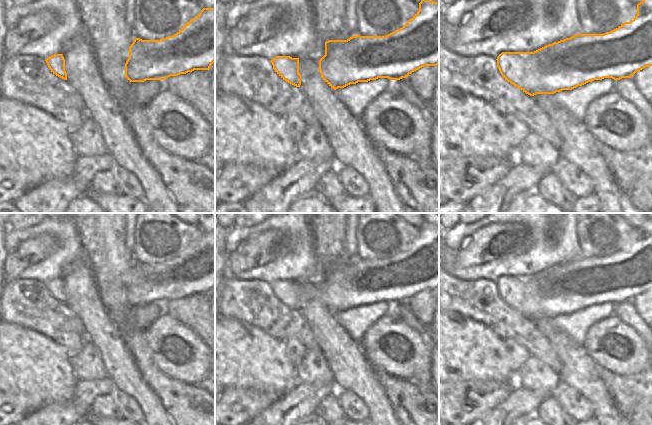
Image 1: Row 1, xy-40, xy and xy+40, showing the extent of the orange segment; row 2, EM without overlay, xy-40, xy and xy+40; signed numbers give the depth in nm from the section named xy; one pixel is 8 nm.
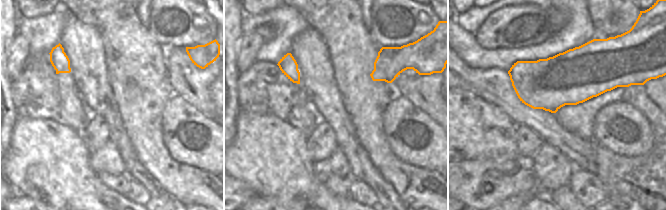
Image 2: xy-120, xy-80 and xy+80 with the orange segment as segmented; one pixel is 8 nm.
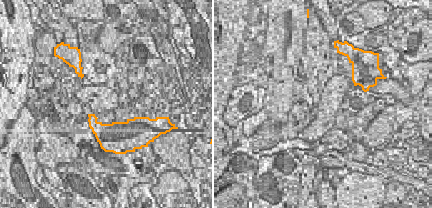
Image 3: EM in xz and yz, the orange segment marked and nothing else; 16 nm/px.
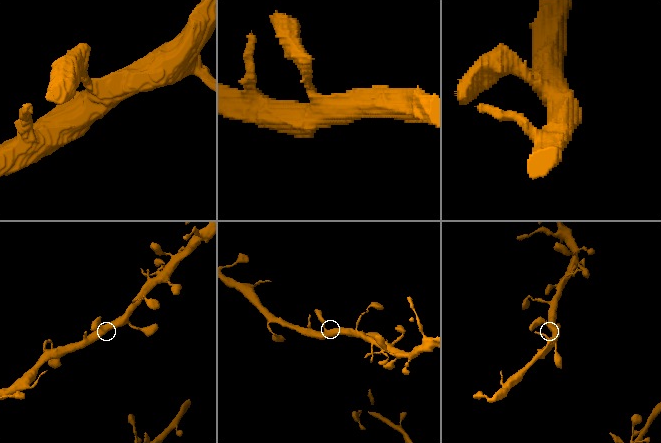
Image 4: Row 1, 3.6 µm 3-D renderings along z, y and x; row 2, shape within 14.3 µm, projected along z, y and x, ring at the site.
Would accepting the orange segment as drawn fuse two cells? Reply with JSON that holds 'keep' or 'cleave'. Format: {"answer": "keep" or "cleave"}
{"answer": "keep"}

